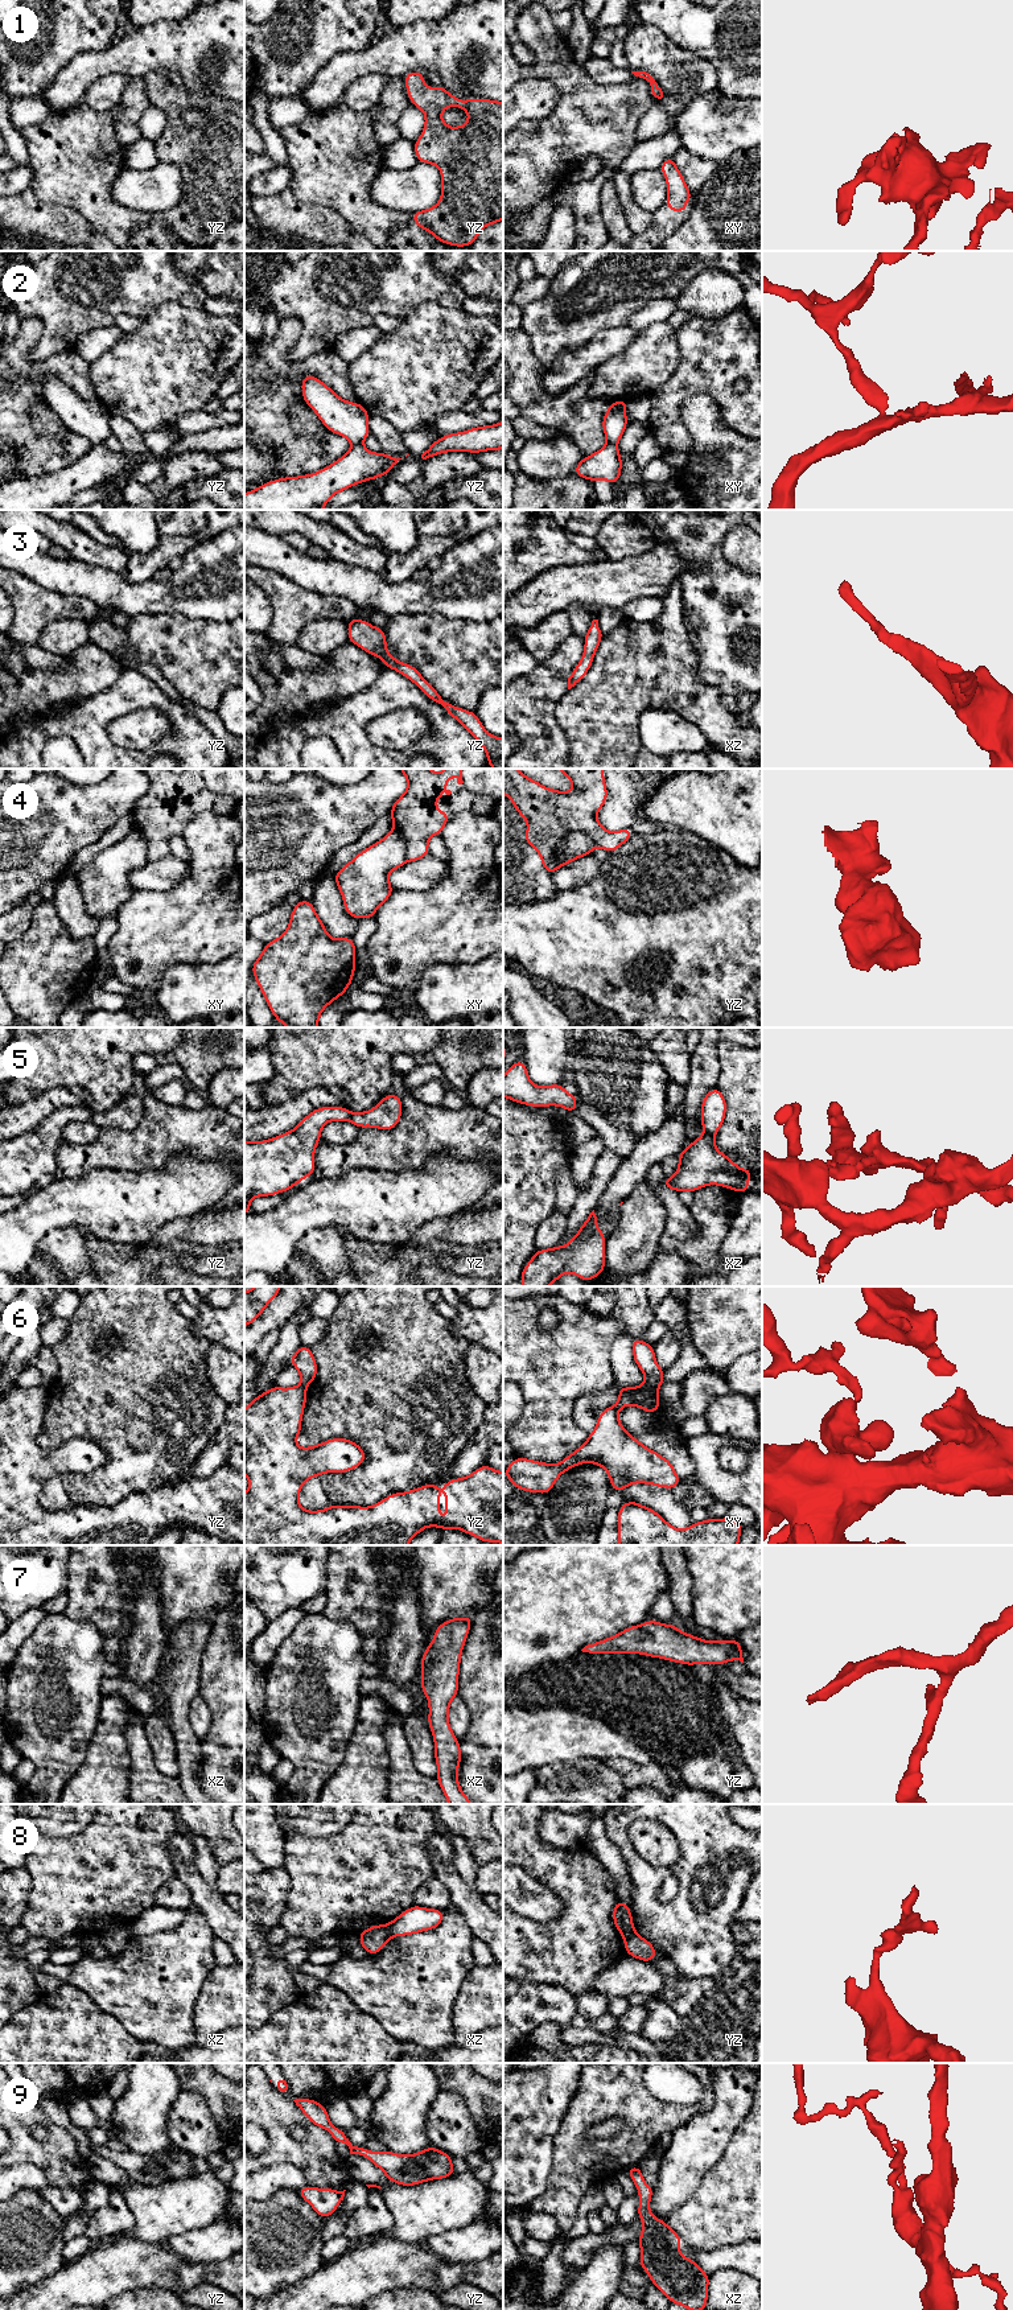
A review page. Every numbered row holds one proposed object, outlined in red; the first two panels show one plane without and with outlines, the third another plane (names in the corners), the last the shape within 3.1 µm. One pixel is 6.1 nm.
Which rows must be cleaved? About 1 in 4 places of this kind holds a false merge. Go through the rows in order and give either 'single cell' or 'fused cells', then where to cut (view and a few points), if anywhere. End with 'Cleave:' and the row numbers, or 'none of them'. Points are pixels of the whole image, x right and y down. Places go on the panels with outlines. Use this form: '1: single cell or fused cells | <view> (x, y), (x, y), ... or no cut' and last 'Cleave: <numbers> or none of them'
1: single cell | no cut
2: fused cells | yz (361, 443), (353, 445)
3: single cell | no cut
4: fused cells | yz (592, 838), (583, 831), (563, 838), (548, 873)
5: fused cells | xz (705, 1132), (712, 1135)
6: fused cells | xy (645, 1383), (657, 1388)
7: single cell | no cut
8: fused cells | xz (384, 1926), (392, 1935)
9: single cell | no cut
Cleave: 2, 4, 5, 6, 8

